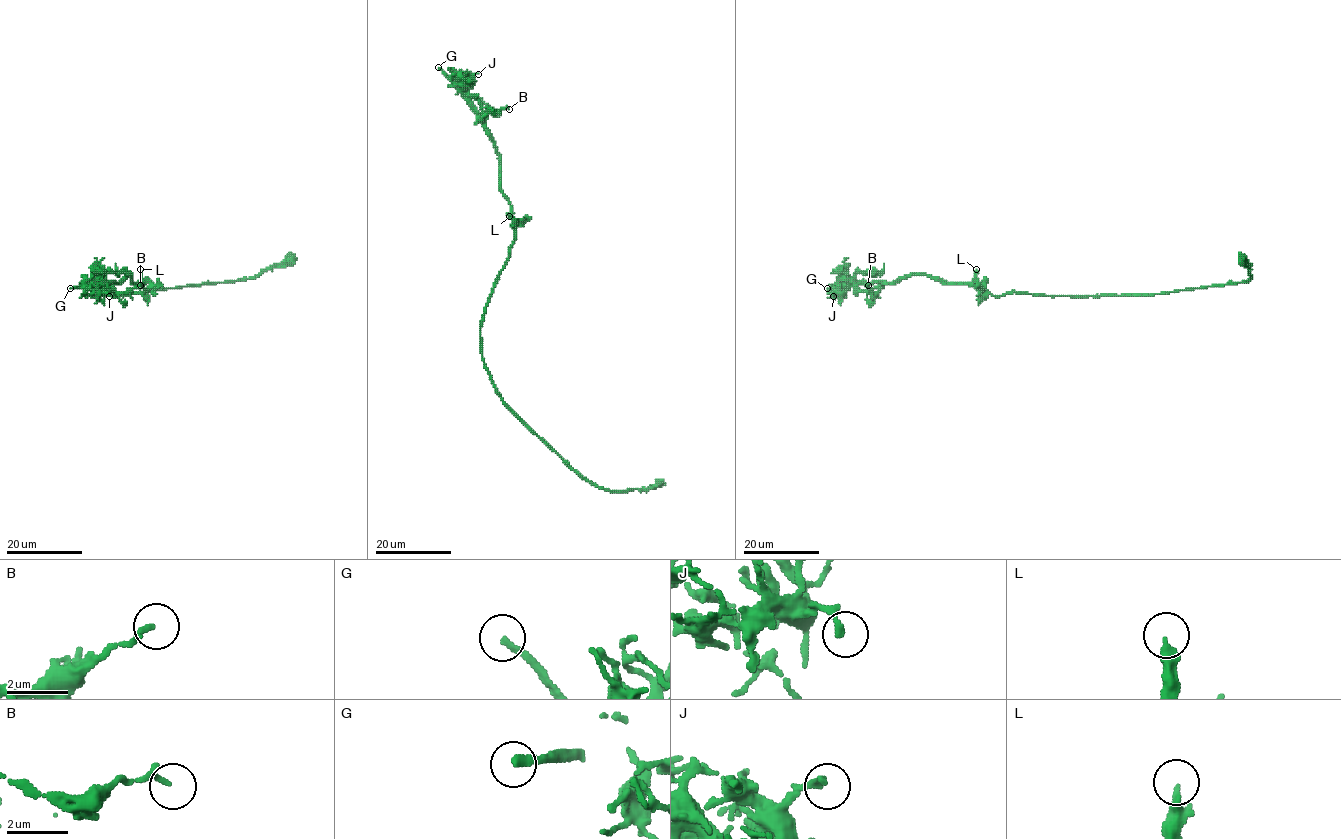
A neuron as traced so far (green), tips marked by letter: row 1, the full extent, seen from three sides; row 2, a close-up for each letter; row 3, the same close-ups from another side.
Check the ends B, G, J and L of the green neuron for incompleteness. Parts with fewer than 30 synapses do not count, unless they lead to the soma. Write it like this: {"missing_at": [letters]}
{"missing_at": ["G"]}

